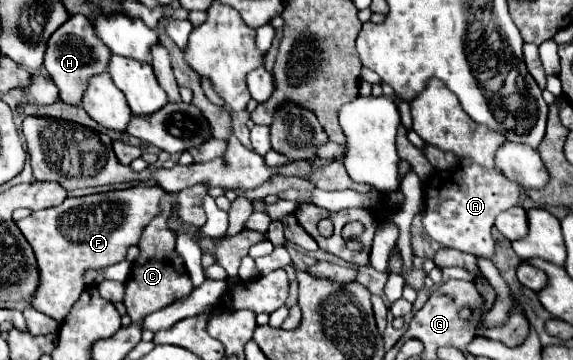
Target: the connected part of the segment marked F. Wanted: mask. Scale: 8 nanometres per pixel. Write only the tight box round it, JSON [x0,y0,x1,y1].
[18,185,164,323]

